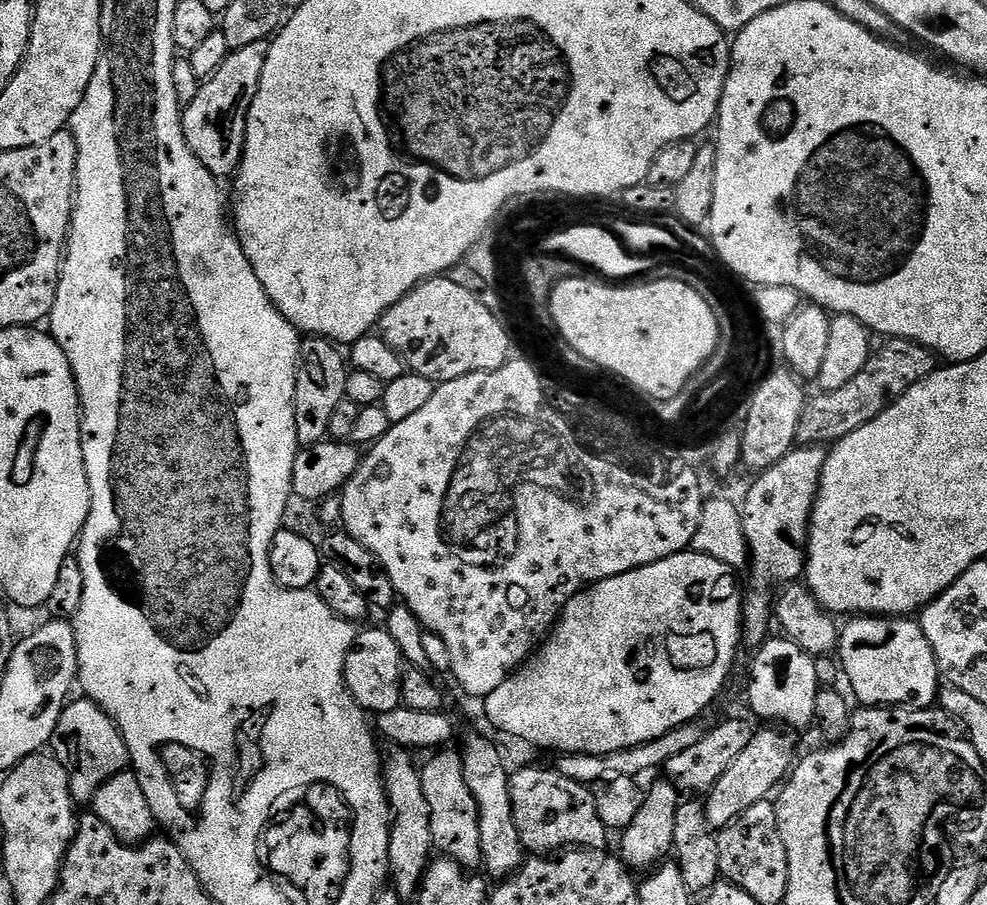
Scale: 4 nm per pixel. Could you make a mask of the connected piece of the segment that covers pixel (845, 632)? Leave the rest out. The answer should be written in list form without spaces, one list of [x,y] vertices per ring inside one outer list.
[[[853,617],[841,629],[841,671],[863,707],[931,707],[939,697],[942,677],[933,647],[919,621],[907,617]]]

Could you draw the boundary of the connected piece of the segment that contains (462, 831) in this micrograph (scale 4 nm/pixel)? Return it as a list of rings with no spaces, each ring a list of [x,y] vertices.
[[[452,750],[437,751],[433,755],[436,757],[420,768],[422,794],[426,794],[426,802],[430,802],[432,843],[441,857],[458,862],[466,870],[476,870],[484,862],[478,806],[474,794],[470,794],[470,786],[466,786],[463,755],[459,751],[448,751]]]

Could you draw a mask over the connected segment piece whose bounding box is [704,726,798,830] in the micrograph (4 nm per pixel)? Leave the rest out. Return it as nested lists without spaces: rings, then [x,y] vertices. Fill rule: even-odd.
[[[764,726],[761,732],[759,729],[753,735],[750,746],[746,746],[746,750],[738,754],[734,766],[730,766],[730,770],[726,770],[726,774],[722,774],[722,778],[718,778],[716,785],[706,793],[704,813],[712,829],[727,828],[742,814],[746,814],[750,806],[769,799],[785,783],[798,760],[796,740],[792,736],[795,735],[776,726]]]

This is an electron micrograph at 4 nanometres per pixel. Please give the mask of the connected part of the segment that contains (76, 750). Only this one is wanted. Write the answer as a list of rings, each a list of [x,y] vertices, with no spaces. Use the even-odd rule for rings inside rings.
[[[73,699],[56,727],[54,755],[68,770],[72,799],[77,805],[91,805],[103,784],[129,767],[130,757],[120,727],[104,713],[94,700]]]

